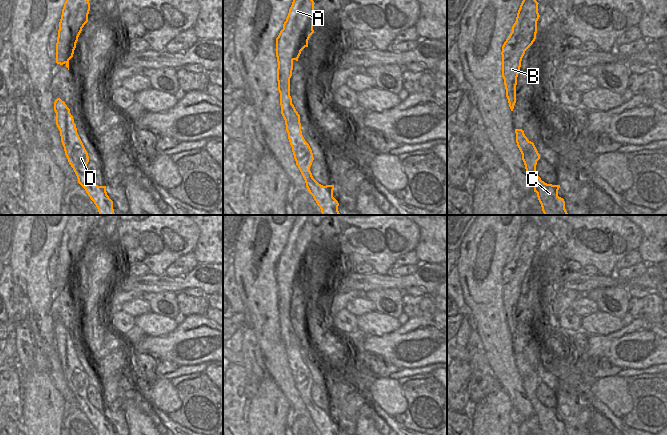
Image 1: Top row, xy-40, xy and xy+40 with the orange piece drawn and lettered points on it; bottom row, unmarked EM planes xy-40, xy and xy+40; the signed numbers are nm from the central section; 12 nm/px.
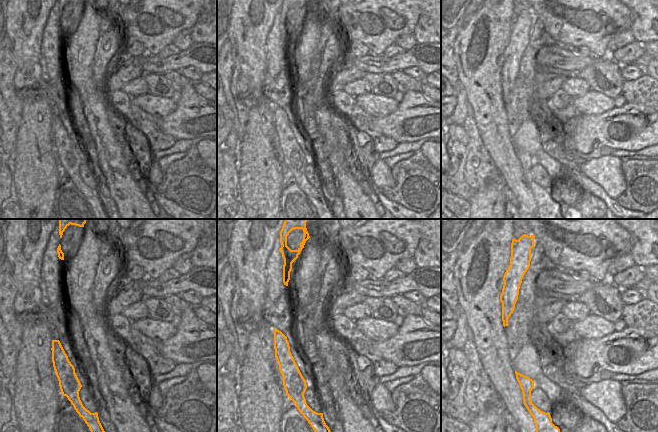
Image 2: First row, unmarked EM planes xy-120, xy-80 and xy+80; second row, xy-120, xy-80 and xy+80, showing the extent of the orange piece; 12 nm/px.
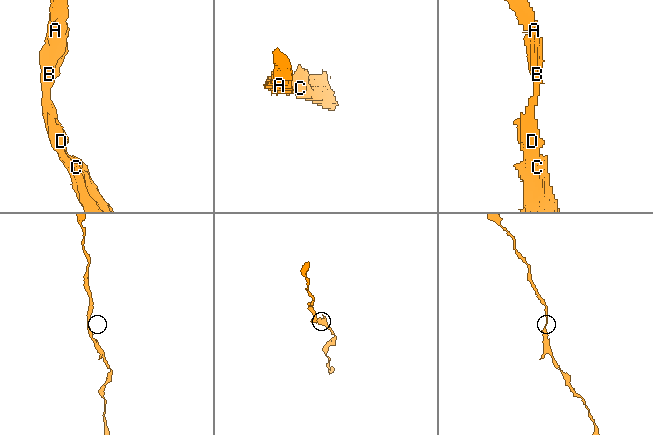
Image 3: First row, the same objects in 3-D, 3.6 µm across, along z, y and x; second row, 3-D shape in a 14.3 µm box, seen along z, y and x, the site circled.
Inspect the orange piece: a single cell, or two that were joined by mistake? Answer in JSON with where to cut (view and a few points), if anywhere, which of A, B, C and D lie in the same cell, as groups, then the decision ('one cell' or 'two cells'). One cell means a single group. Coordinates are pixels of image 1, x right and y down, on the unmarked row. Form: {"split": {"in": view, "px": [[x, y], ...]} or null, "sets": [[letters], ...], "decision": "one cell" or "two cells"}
{"split": null, "sets": [["A", "B", "C", "D"]], "decision": "one cell"}

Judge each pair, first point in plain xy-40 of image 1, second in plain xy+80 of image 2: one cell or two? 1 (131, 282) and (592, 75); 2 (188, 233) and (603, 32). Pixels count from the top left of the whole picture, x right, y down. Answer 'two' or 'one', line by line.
1: two
2: one

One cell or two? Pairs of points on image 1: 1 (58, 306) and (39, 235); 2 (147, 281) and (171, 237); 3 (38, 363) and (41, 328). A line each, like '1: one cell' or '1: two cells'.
1: two cells
2: two cells
3: two cells

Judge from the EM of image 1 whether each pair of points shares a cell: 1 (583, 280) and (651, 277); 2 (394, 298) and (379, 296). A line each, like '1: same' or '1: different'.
1: same
2: same

